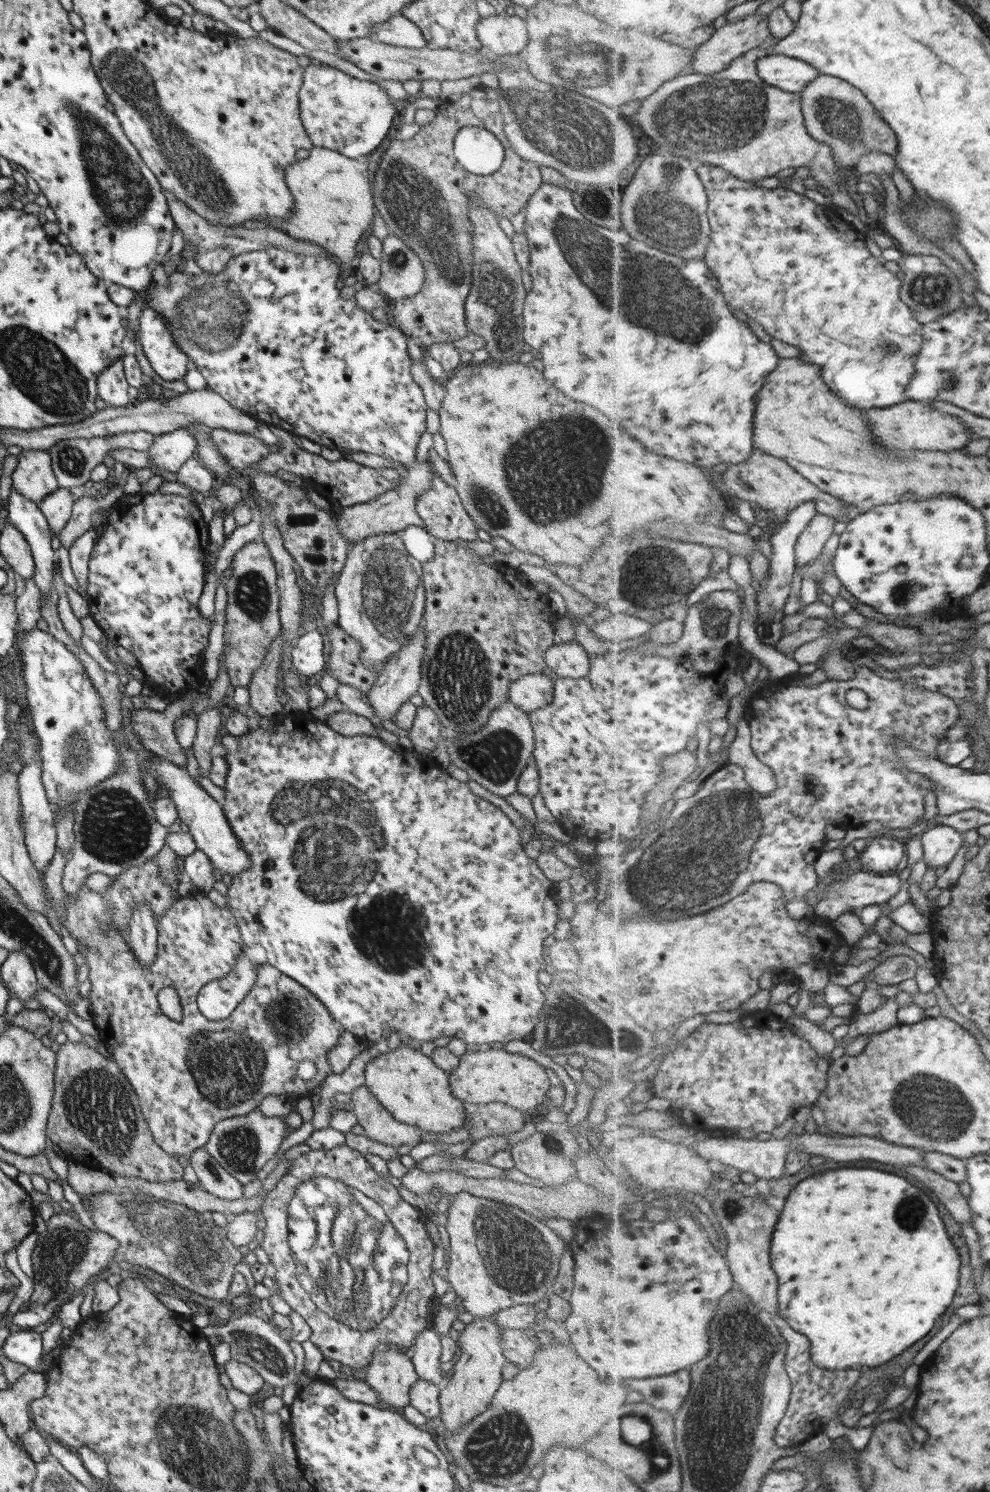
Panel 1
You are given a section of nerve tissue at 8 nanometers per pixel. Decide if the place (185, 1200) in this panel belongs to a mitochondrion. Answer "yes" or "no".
yes

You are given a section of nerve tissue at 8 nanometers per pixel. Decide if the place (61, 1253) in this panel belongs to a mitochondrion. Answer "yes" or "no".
yes

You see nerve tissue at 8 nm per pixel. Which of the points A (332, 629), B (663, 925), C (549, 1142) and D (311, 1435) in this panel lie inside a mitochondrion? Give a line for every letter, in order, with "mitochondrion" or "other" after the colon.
A: other
B: mitochondrion
C: other
D: other

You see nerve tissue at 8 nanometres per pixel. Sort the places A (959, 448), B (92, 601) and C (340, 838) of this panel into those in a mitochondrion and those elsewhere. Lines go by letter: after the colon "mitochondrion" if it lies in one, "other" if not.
A: other
B: other
C: mitochondrion

